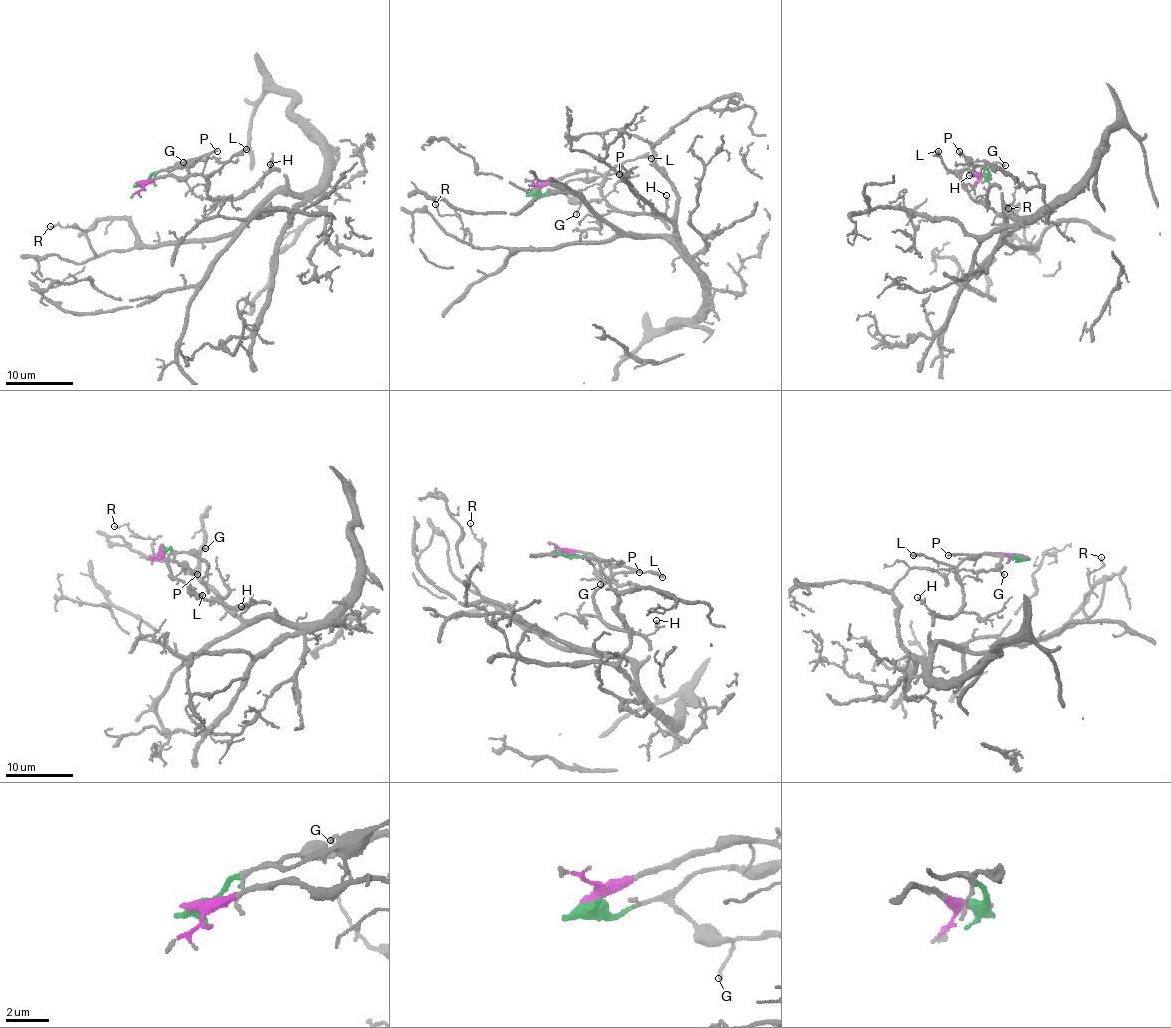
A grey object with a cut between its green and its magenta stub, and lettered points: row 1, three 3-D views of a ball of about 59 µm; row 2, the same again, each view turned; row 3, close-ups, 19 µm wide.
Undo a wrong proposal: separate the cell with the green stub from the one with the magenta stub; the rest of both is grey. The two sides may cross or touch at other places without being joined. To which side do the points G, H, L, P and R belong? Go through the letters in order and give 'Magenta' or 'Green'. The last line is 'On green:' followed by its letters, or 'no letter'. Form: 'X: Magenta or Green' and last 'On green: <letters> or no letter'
G: Green
H: Magenta
L: Magenta
P: Green
R: Magenta
On green: G, P

